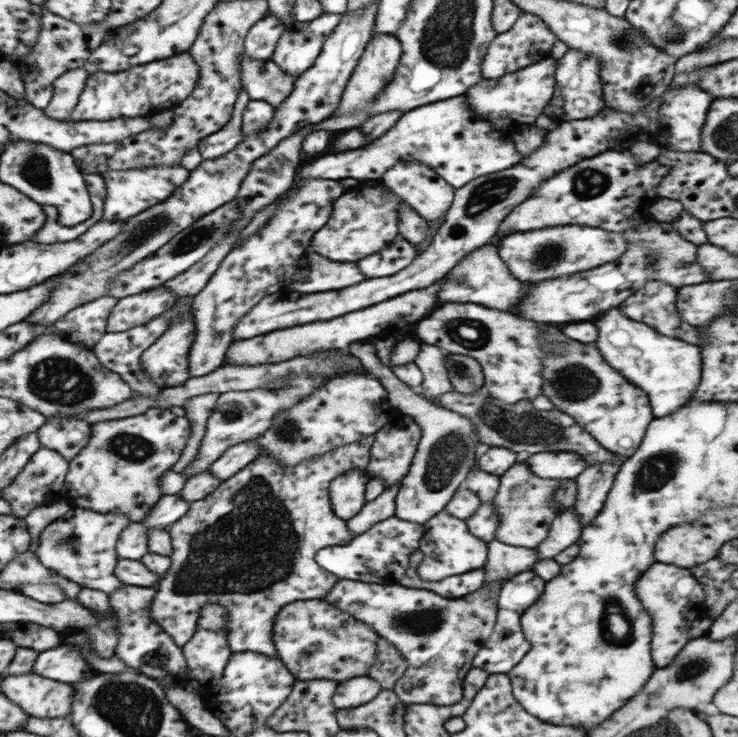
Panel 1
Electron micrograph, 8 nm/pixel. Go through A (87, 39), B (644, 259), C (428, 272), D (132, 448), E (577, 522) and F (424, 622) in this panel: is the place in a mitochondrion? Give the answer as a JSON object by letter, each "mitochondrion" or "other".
{"A":"other","B":"other","C":"other","D":"mitochondrion","E":"other","F":"mitochondrion"}

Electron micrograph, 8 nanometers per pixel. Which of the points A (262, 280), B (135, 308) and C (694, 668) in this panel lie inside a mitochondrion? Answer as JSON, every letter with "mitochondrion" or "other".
{"A":"other","B":"mitochondrion","C":"mitochondrion"}

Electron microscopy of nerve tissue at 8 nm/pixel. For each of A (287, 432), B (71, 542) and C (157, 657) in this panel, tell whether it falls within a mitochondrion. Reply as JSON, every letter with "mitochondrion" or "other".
{"A":"mitochondrion","B":"mitochondrion","C":"mitochondrion"}

